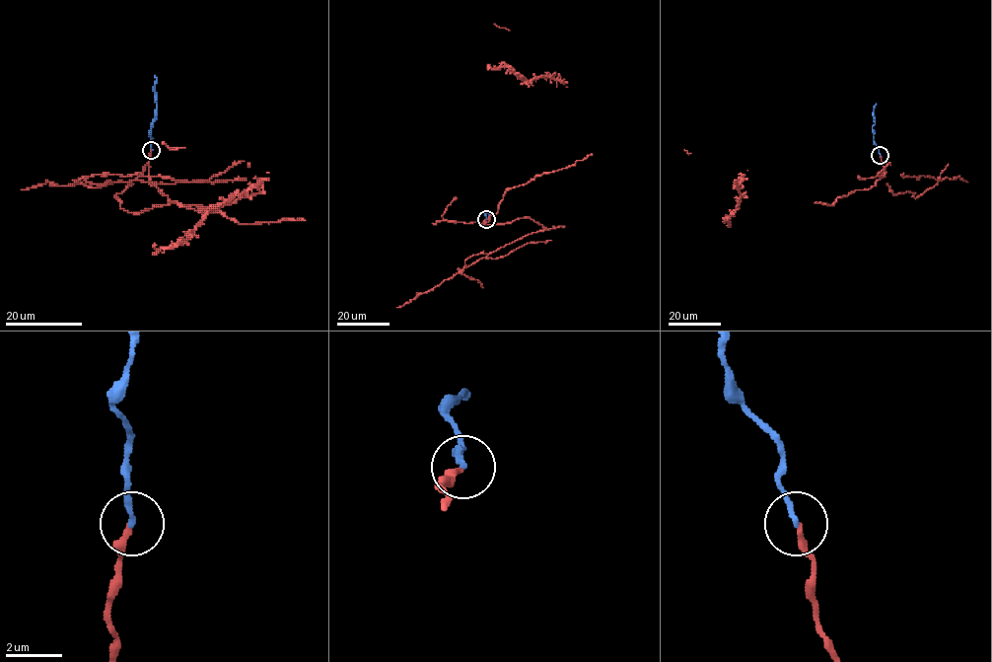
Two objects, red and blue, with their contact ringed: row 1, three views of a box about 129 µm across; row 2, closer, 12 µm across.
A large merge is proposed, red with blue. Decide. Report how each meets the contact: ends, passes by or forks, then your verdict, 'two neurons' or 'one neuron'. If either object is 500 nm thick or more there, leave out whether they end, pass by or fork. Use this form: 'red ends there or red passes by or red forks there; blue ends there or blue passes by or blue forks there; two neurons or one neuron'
red ends there; blue ends there; one neuron

